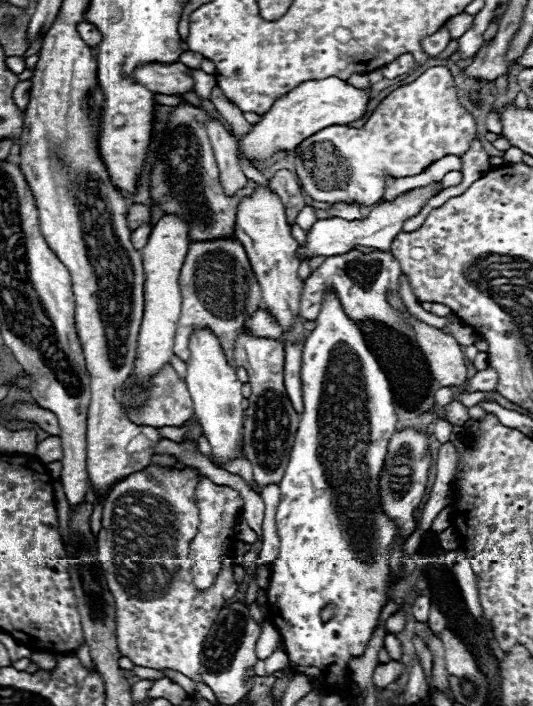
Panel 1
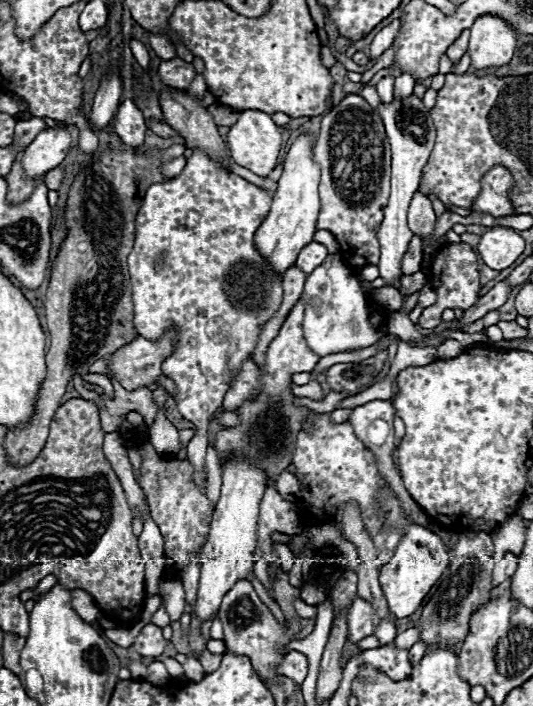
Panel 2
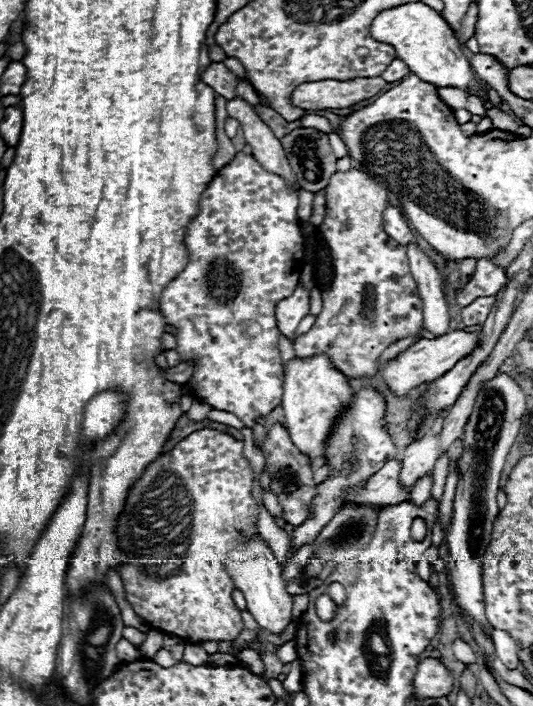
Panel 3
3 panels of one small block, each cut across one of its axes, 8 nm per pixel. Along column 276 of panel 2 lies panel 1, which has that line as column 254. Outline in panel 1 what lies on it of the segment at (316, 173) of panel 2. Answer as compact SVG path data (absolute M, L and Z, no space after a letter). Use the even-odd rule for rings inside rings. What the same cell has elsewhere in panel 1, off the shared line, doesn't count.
M256 186L250 196L244 196L236 210L236 230L234 236L244 246L256 280L262 288L262 300L270 314L280 322L280 326L290 330L292 322L300 318L300 296L302 282L298 278L300 262L294 258L298 242L290 234L290 226L284 216L284 206L280 198L270 190L270 186Z

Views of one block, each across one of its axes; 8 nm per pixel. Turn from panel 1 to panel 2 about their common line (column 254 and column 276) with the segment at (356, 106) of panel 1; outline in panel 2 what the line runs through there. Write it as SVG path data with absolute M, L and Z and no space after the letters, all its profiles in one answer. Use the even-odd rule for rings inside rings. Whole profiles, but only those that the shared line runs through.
M244 110L238 122L230 128L226 142L230 146L230 156L234 158L238 166L248 168L250 172L258 176L268 176L276 168L276 162L278 162L278 154L282 146L282 130L274 124L270 114L262 110Z

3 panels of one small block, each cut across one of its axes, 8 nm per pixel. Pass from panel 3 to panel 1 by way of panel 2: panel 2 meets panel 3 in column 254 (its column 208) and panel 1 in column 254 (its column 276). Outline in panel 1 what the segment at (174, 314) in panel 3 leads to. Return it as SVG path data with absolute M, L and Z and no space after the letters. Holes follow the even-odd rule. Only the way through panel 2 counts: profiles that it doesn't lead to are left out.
M236 238L214 240L214 242L192 242L180 272L180 292L182 292L182 310L174 336L174 348L172 348L174 354L184 362L188 362L190 334L196 328L210 326L210 330L218 336L228 362L236 366L234 362L236 336L242 330L242 326L246 326L252 312L262 304L262 292L242 244Z

